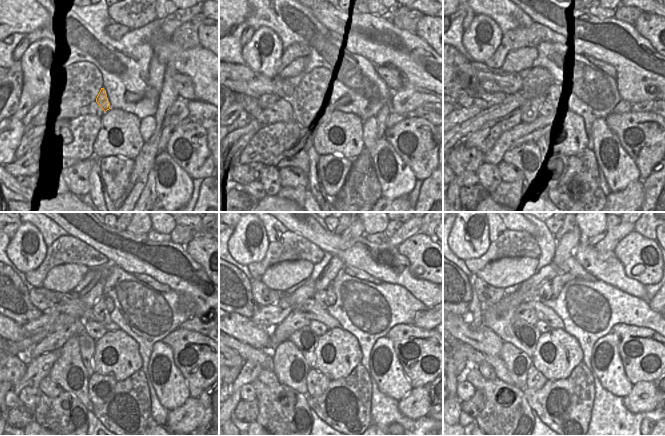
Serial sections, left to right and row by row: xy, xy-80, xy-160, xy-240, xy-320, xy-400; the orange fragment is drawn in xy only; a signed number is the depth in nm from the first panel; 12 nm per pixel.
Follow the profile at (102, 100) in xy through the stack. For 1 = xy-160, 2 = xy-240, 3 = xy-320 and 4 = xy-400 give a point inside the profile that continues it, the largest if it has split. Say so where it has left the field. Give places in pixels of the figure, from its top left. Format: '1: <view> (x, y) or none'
1: xy-160 (551, 93)
2: xy-240 (102, 316)
3: xy-320 (331, 296)
4: xy-400 (557, 283)

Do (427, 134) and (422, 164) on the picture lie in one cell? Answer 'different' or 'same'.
same

